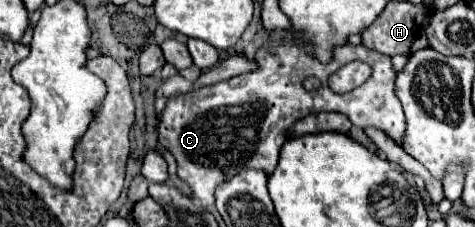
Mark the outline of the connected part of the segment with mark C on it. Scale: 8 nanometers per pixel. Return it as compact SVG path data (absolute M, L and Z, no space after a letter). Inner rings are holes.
M278 44L274 52L260 48L256 52L258 70L240 74L214 86L204 86L168 98L158 124L158 142L176 158L178 176L188 182L198 202L208 208L214 204L214 190L222 180L230 180L244 168L262 170L272 176L280 148L286 142L286 130L306 114L318 112L340 112L348 116L354 126L378 128L386 132L396 144L402 142L406 120L402 104L394 94L396 72L390 56L368 50L364 46L340 46L334 50L334 58L328 64L316 60L306 46ZM350 60L362 60L372 66L372 76L358 88L338 94L330 90L328 78ZM314 76L322 82L322 88L306 92L302 82Z

